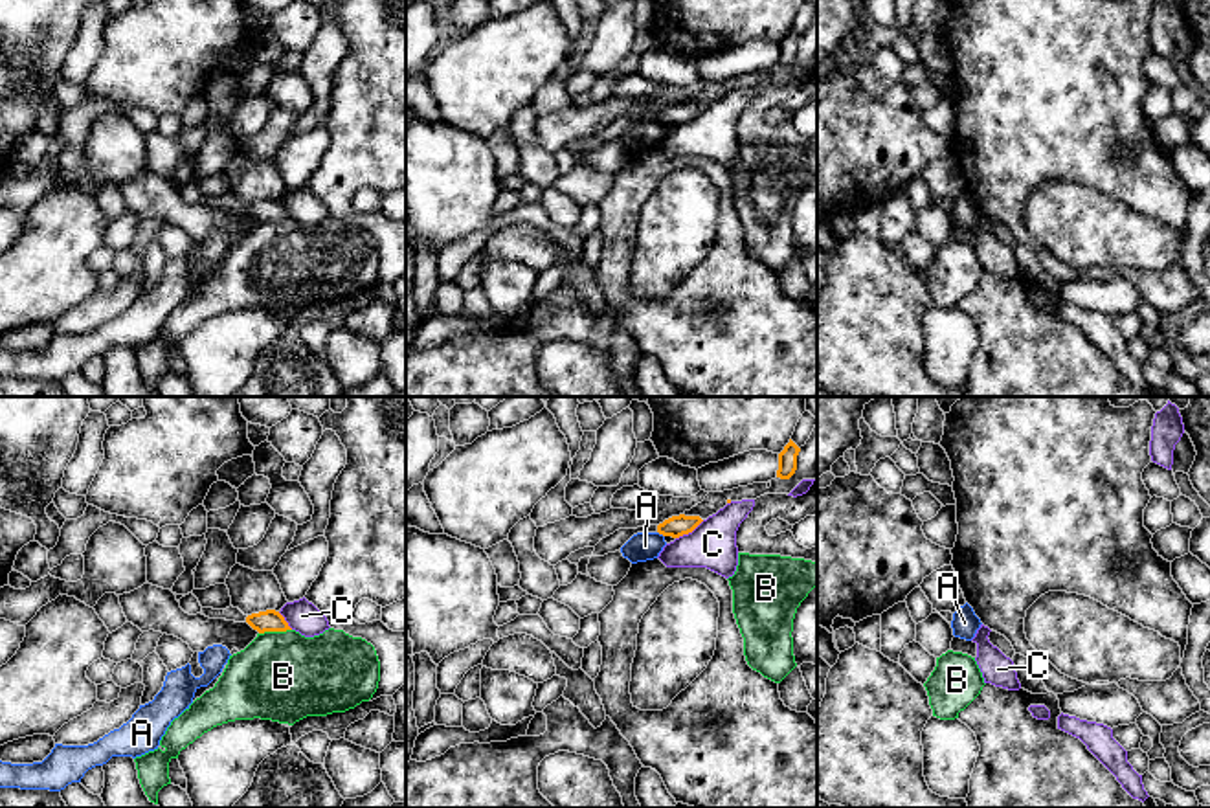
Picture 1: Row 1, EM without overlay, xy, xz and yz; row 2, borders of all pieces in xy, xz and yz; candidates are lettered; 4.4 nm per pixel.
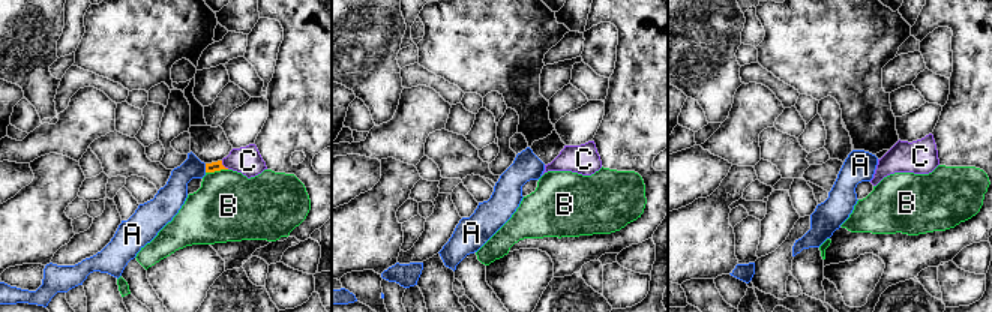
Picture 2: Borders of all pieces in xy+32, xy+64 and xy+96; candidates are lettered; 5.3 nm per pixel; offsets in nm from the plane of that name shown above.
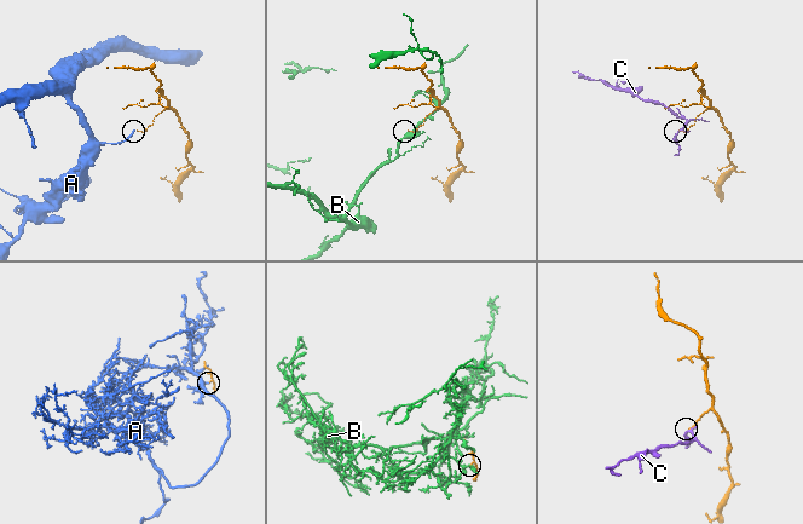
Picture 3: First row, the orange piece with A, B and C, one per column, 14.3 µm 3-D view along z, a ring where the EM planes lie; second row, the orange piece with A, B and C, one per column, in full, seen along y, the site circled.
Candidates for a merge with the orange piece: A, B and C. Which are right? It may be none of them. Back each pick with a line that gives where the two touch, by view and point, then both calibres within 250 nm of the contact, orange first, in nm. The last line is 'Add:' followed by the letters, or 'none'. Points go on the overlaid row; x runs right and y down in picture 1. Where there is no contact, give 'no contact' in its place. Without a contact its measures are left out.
Add: none

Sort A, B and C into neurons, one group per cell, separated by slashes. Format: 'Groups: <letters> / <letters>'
Groups: A / B / C

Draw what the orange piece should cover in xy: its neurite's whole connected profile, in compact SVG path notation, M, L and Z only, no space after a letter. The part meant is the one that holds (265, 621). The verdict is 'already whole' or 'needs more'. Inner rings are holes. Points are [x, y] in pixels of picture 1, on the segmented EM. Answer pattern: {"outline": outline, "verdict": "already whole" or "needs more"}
{"outline": "M266 610L259 613L252 613L246 617L246 623L257 630L259 634L264 632L286 632L292 630L285 617L275 610Z", "verdict": "already whole"}

